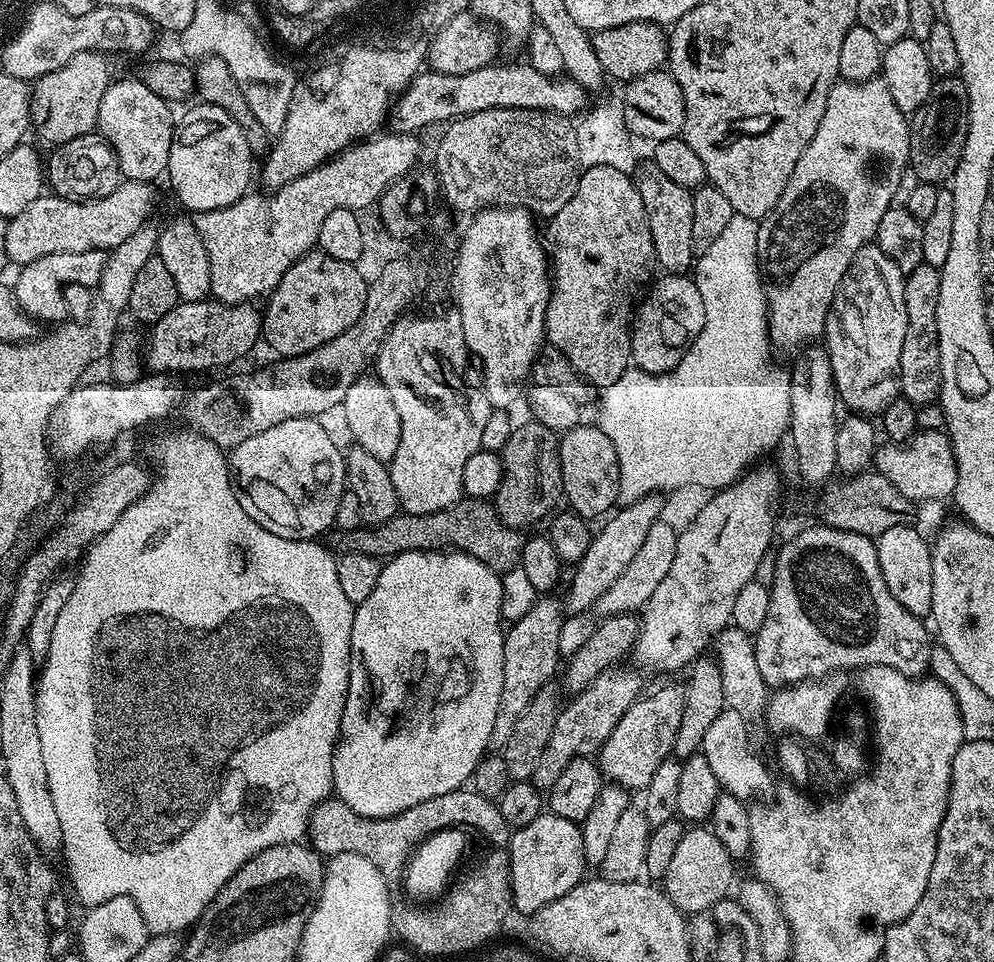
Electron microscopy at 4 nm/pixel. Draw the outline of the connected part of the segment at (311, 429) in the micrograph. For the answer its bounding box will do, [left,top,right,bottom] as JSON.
[228,416,346,540]

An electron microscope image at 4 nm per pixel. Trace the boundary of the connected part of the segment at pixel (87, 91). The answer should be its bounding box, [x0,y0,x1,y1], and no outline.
[30,52,112,146]

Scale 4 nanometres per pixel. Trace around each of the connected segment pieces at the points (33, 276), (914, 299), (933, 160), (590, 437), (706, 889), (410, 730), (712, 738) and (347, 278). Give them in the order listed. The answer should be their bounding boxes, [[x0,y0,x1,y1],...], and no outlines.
[[14,250,105,322],[900,263,940,406],[908,75,969,185],[559,422,620,518],[662,826,737,914],[332,552,505,821],[700,706,772,802],[262,250,369,358]]

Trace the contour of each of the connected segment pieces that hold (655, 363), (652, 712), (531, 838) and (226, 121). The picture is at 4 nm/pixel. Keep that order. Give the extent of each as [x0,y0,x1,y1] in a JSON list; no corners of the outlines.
[[632,274,706,376],[598,684,686,790],[506,810,586,914],[166,102,254,214]]

